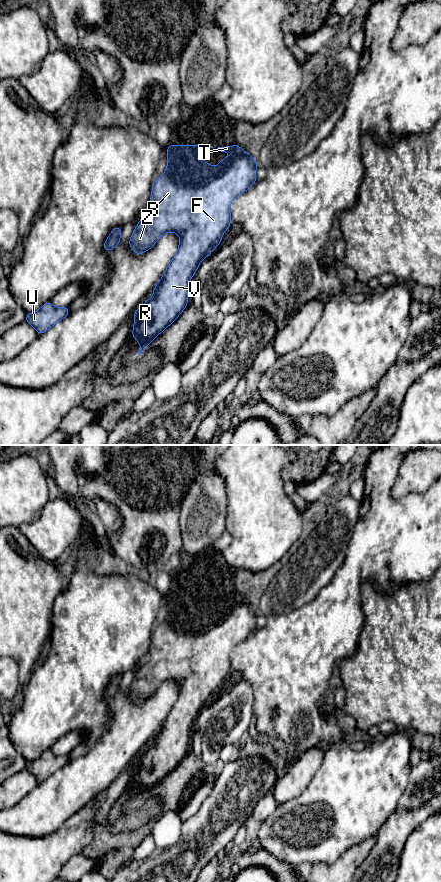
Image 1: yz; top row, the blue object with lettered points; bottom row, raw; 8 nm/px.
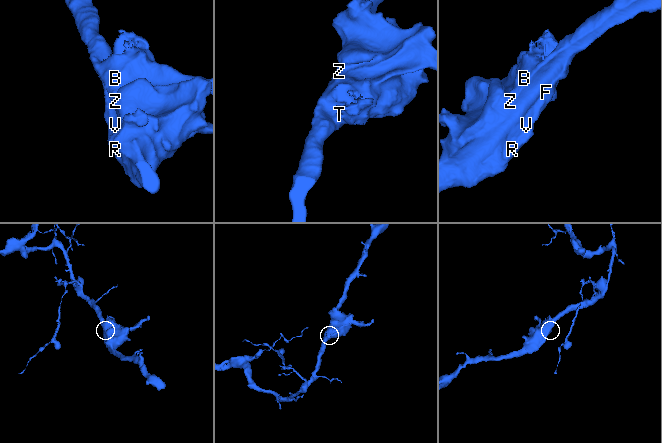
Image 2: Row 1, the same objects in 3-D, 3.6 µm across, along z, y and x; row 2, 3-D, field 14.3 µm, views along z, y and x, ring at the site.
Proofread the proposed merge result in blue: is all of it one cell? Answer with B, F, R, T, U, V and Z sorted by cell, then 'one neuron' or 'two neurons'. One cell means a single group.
B F R T U V Z | one neuron

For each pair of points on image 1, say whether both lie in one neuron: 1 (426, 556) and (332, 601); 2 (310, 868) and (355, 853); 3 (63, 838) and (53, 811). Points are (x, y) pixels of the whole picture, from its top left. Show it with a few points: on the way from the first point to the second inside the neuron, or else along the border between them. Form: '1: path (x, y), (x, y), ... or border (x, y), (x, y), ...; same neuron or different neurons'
1: path (403, 556), (377, 556), (355, 578); same neuron
2: path (321, 870), (338, 870), (344, 864); same neuron
3: border (76, 811), (54, 831), (43, 836), (37, 836); different neurons

